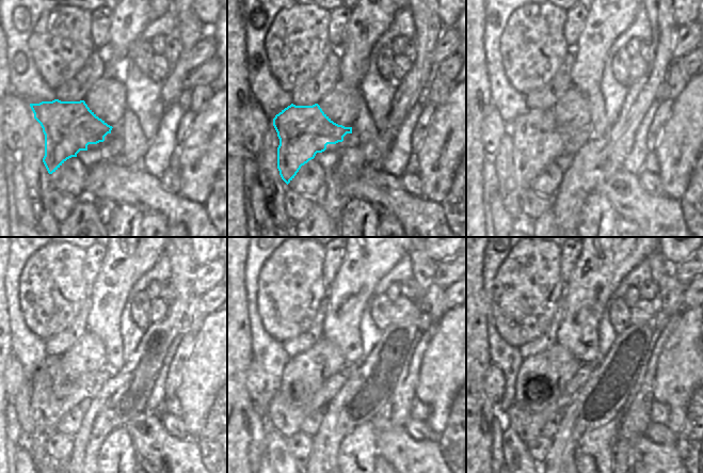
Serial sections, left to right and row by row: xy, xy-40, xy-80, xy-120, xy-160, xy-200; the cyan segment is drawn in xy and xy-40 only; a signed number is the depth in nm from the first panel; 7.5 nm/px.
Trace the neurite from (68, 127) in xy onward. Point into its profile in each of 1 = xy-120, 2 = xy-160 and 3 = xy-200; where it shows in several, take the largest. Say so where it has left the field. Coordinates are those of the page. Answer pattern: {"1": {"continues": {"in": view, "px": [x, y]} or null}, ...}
{"1": {"continues": {"in": "xy-120", "px": [51, 388]}}, "2": {"continues": {"in": "xy-160", "px": [287, 420]}}, "3": {"continues": {"in": "xy-200", "px": [528, 426]}}}

